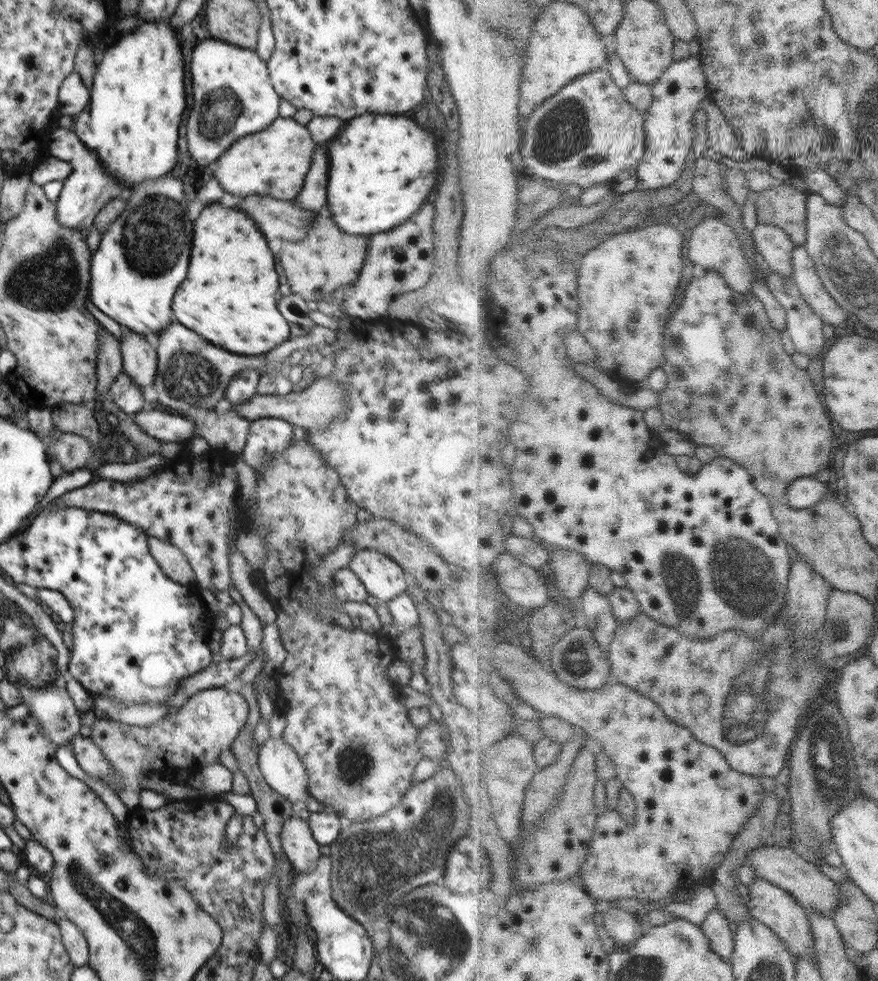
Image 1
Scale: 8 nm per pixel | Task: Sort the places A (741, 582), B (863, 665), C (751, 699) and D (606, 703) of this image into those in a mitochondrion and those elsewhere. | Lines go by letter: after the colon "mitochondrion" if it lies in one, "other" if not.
A: mitochondrion
B: other
C: mitochondrion
D: other

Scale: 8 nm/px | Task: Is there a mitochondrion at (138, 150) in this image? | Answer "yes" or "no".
no

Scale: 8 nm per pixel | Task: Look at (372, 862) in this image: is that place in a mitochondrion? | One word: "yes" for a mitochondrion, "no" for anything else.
yes

